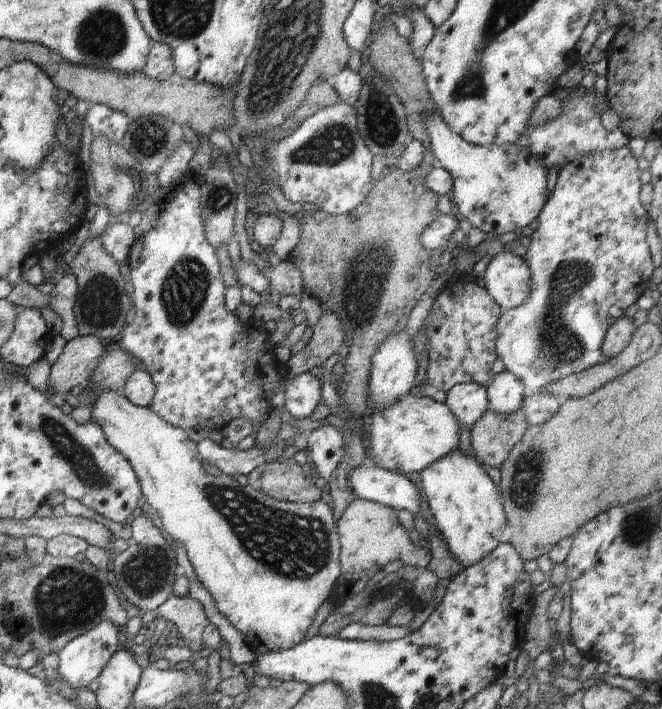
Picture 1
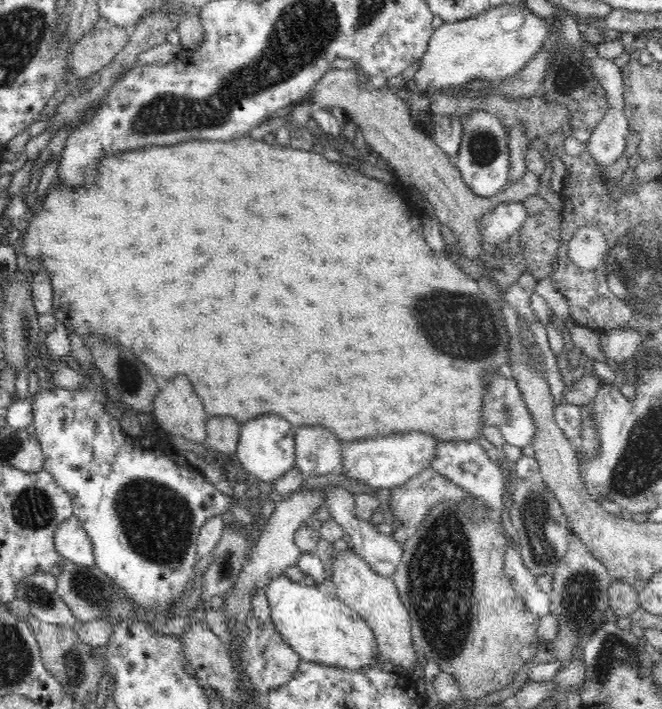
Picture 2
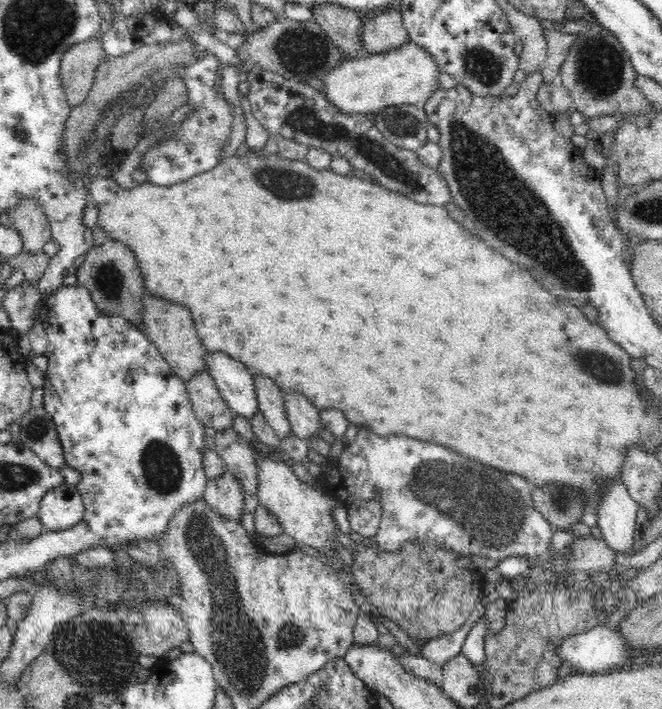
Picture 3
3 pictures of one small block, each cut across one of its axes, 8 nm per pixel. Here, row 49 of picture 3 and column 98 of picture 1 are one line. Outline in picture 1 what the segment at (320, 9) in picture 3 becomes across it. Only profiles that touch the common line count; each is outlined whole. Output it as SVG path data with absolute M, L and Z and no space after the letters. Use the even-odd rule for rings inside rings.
M80 335L67 341L63 353L51 367L49 389L45 392L50 403L60 407L69 391L88 382L105 354L104 341L96 336Z

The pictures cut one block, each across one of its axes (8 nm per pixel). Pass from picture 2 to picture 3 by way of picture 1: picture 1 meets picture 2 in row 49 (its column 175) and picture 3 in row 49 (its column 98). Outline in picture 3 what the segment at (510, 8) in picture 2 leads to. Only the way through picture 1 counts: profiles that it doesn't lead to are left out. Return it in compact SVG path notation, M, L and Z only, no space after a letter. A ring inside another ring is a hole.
M408 41L408 44L402 44L400 48L386 53L342 58L338 66L324 76L325 86L322 91L347 116L358 115L362 118L388 106L423 106L440 88L440 73L440 67L434 58L424 48Z

